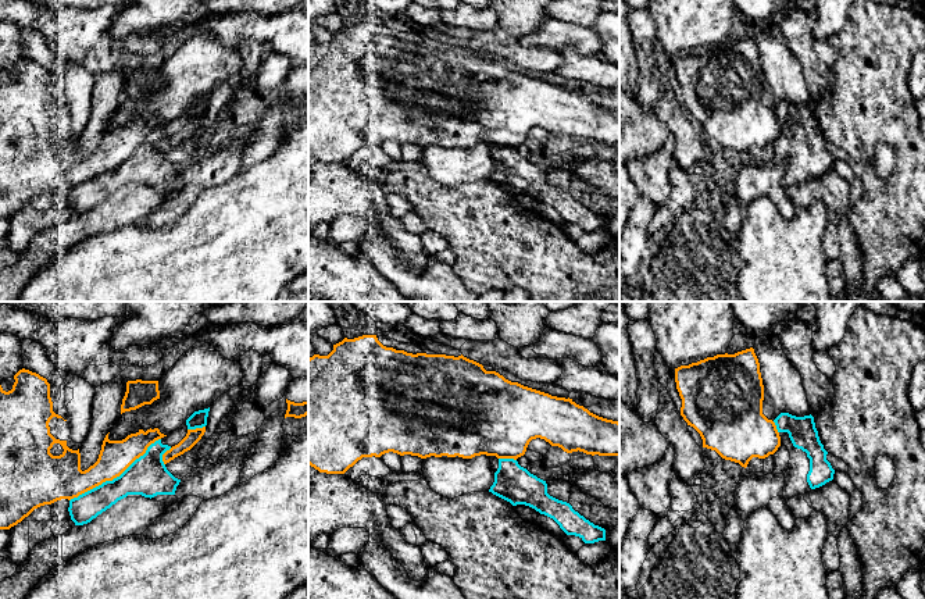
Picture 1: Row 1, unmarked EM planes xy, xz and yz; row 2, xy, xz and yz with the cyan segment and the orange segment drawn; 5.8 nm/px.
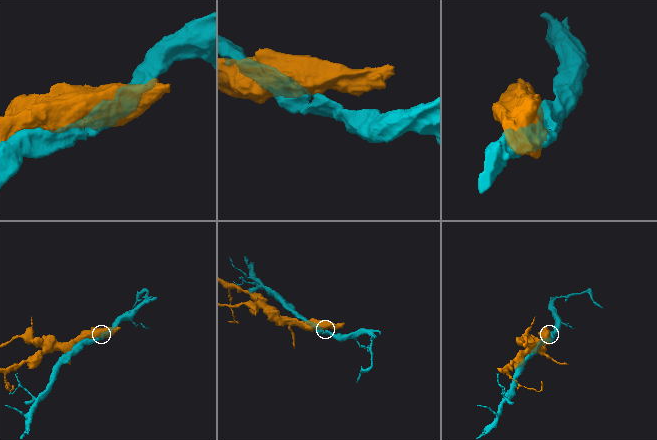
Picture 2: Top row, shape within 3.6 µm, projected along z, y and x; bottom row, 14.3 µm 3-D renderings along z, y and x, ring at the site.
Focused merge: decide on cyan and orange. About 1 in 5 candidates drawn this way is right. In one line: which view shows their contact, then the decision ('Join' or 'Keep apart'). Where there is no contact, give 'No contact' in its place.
Touches cyan in xy. Keep apart

